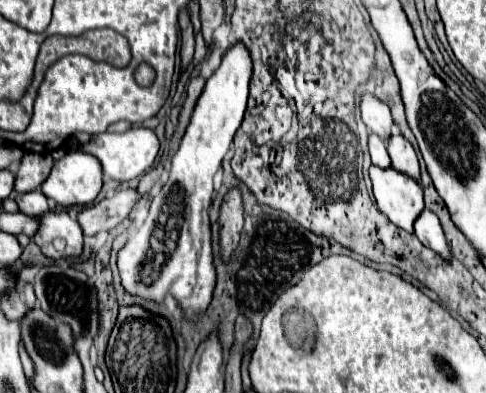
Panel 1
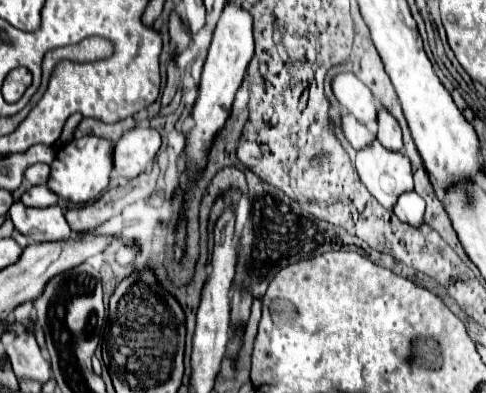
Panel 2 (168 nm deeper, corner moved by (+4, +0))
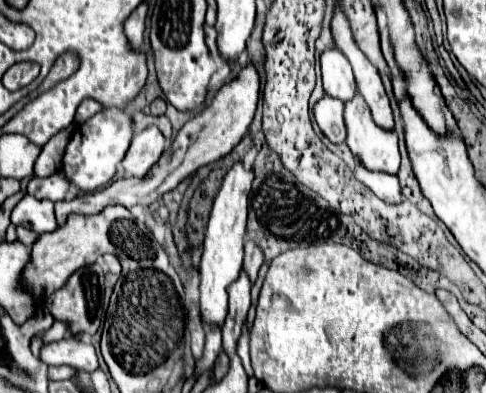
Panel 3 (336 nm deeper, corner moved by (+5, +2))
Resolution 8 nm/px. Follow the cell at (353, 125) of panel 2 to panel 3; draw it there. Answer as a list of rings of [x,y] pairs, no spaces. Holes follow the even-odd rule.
[[[324,95],[314,105],[314,119],[320,125],[320,131],[332,141],[342,143],[346,137],[346,127],[342,125],[342,101],[330,95]]]

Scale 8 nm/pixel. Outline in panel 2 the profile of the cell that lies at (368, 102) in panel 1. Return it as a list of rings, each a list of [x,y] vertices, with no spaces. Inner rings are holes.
[[[341,73],[333,79],[333,93],[339,103],[361,123],[375,127],[379,105],[371,91],[353,73]]]

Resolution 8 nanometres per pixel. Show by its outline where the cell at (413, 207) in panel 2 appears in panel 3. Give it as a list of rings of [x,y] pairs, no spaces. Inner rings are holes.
[[[354,157],[354,177],[364,183],[372,193],[376,193],[386,203],[398,203],[402,201],[400,183],[396,175],[382,173],[382,171],[370,171],[366,169],[358,157]]]

